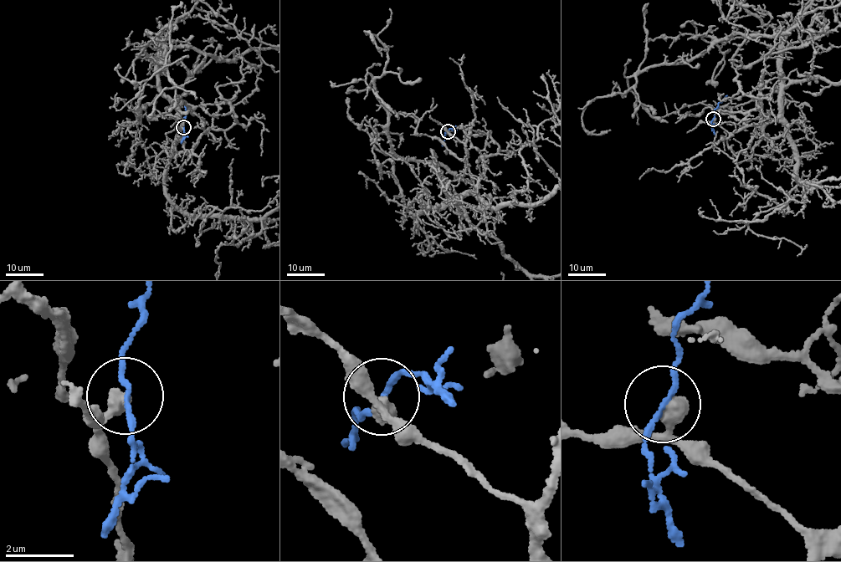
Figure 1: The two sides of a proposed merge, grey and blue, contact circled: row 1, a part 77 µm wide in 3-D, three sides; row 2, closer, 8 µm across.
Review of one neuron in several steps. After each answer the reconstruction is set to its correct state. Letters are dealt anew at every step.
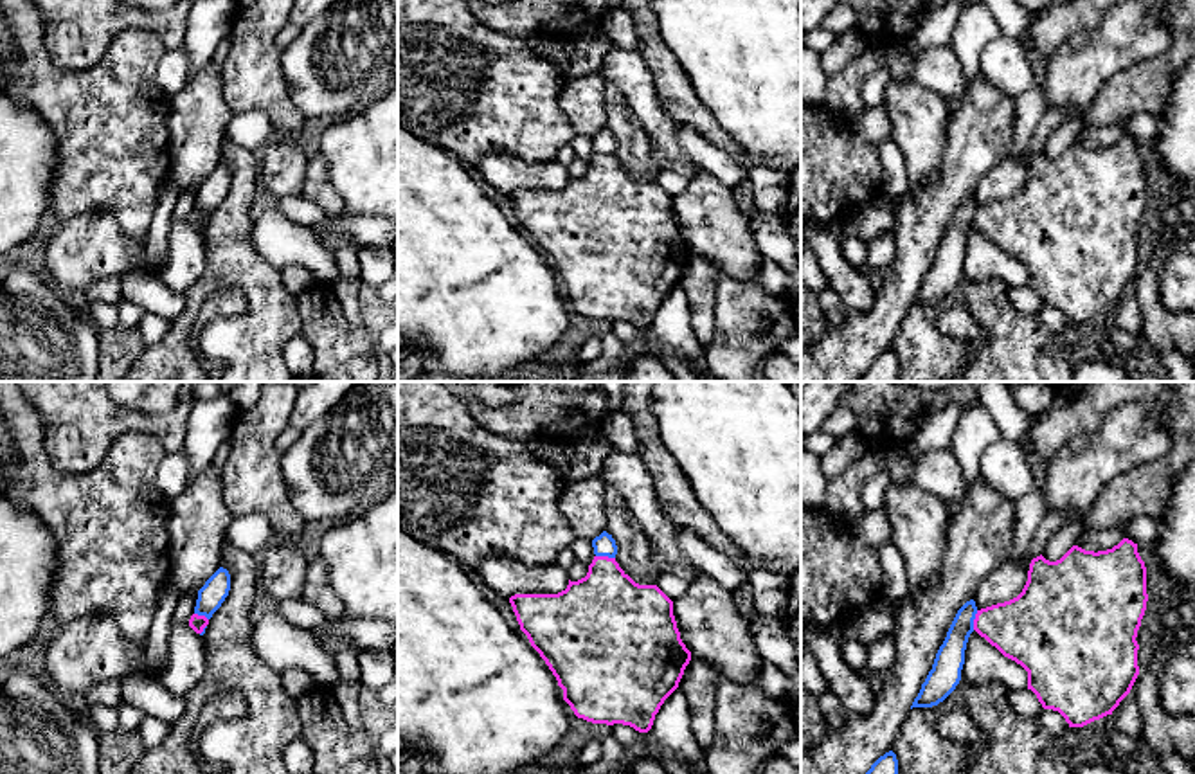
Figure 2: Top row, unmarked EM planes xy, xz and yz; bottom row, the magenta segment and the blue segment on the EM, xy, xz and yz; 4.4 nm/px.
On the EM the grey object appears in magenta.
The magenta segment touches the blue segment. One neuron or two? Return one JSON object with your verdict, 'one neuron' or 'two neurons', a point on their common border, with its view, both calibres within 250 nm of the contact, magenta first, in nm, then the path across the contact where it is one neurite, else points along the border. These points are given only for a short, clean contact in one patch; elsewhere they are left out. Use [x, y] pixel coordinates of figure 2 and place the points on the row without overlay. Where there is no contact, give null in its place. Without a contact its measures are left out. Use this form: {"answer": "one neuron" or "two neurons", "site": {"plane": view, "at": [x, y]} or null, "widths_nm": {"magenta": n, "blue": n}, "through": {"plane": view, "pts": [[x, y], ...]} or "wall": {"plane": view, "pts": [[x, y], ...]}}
{"answer": "two neurons", "site": {"plane": "xz", "at": [605, 153]}, "widths_nm": {"magenta": 380, "blue": 100}, "wall": {"plane": "xz", "pts": [[596, 152], [614, 155]]}}

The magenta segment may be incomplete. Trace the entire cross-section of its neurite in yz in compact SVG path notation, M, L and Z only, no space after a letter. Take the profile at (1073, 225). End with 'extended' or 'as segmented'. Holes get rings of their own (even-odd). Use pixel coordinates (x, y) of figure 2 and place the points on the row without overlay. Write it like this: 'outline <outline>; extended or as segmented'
outline M1123 135L1098 149L1073 142L1056 158L1033 155L1022 189L977 207L974 227L1028 268L1044 306L1083 324L1130 290L1146 198L1137 140Z; as segmented

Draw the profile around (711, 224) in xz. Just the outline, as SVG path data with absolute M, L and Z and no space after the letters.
M696 169L673 198L673 212L691 254L713 259L738 281L761 277L767 259L754 243L750 220L736 205L732 187Z

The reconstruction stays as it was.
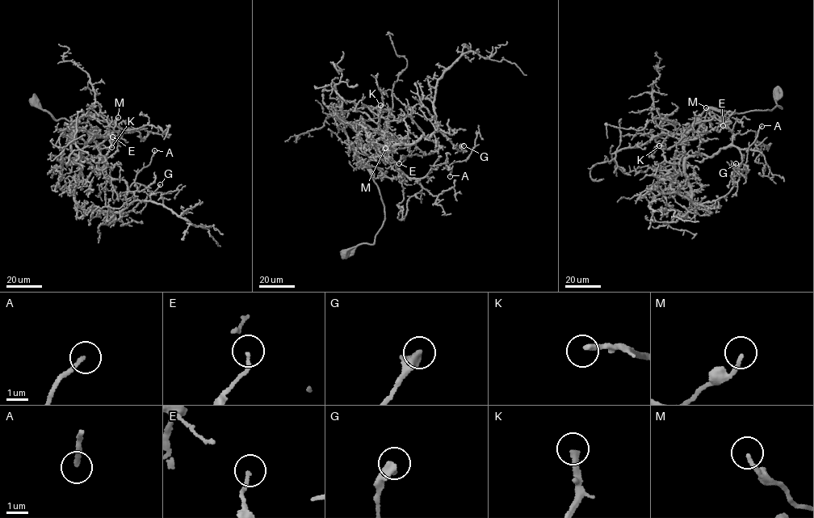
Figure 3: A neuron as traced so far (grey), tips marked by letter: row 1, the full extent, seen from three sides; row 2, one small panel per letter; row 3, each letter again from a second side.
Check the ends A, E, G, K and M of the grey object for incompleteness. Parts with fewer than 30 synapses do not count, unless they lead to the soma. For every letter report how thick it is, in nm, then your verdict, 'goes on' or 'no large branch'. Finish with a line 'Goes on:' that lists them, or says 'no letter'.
A: calibre 200 nm; no large branch
E: calibre 160 nm; no large branch
G: calibre 400 nm; no large branch
K: calibre 280 nm; goes on
M: calibre 170 nm; no large branch
Goes on: K

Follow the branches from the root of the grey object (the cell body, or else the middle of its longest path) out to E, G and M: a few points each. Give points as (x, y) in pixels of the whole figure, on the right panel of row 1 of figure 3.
E: (778, 94), (782, 107), (740, 113), (707, 107), (723, 122), (732, 112), (723, 115), (717, 131), (723, 125)
G: (778, 94), (782, 107), (704, 110), (684, 141), (693, 203), (698, 207), (728, 193), (735, 183), (736, 163)
M: (778, 94), (782, 107), (705, 109), (686, 136), (686, 157), (712, 156), (732, 142), (727, 124), (706, 107)

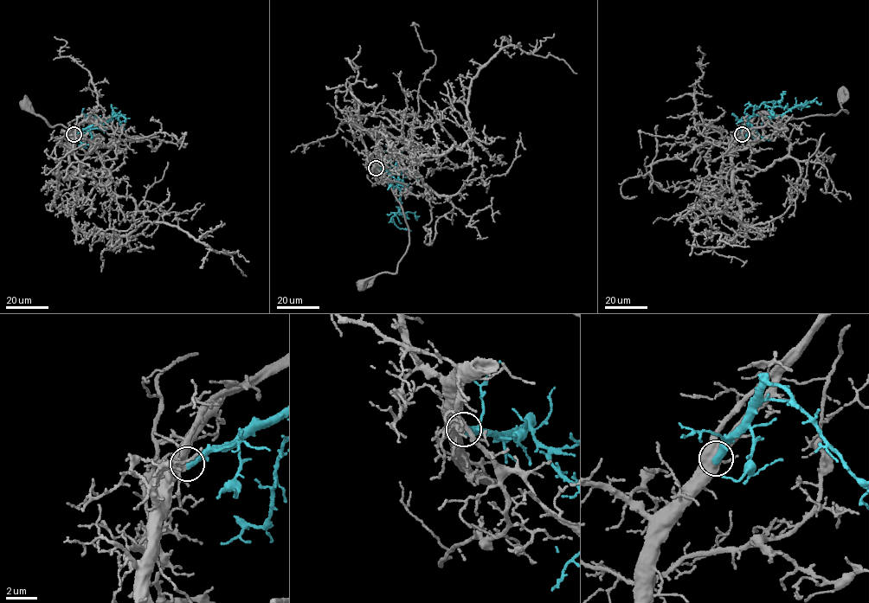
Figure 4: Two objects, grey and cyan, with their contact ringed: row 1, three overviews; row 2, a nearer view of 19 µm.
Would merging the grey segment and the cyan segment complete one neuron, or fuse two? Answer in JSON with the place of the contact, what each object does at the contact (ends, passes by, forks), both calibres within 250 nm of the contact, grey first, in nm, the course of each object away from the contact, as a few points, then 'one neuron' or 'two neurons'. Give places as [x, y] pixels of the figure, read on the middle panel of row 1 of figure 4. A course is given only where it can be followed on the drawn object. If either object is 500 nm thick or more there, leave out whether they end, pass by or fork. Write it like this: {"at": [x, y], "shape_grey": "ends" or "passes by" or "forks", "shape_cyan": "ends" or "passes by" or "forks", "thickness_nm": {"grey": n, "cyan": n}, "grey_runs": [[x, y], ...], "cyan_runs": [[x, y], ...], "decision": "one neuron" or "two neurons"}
{"at": [376, 168], "shape_grey": "forks", "shape_cyan": "ends", "thickness_nm": {"grey": 480, "cyan": 480}, "grey_runs": [[375, 167], [376, 173], [386, 177], [402, 208], [408, 239], [395, 273], [383, 272], [362, 285]], "cyan_runs": [[375, 167], [383, 169], [389, 163], [394, 169], [397, 176], [400, 204], [392, 219], [399, 228], [410, 231]], "decision": "one neuron"}

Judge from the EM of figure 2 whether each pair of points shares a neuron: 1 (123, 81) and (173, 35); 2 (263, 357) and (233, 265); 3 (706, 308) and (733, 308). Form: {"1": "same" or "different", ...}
{"1": "different", "2": "same", "3": "different"}

